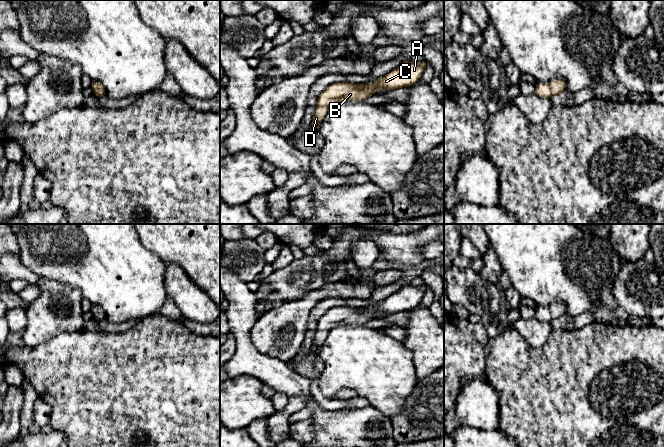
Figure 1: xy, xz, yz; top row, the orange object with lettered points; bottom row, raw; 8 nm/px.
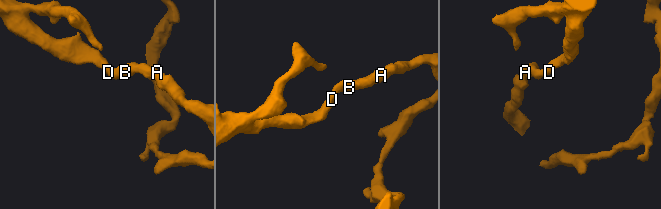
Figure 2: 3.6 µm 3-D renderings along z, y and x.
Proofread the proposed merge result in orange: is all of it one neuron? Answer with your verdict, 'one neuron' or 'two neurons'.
one neuron

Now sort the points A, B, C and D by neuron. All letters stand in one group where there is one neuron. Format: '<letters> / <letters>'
A B C D

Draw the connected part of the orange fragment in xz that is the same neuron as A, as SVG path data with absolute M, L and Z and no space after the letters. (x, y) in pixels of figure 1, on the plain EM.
M406 283L399 291L380 301L377 305L365 308L336 306L329 309L317 322L311 351L320 349L326 339L327 332L333 327L363 325L375 319L377 313L390 315L397 312L411 311L421 303L427 289L426 284L414 286Z

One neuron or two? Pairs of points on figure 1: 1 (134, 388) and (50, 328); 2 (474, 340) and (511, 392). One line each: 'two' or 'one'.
1: two
2: two

